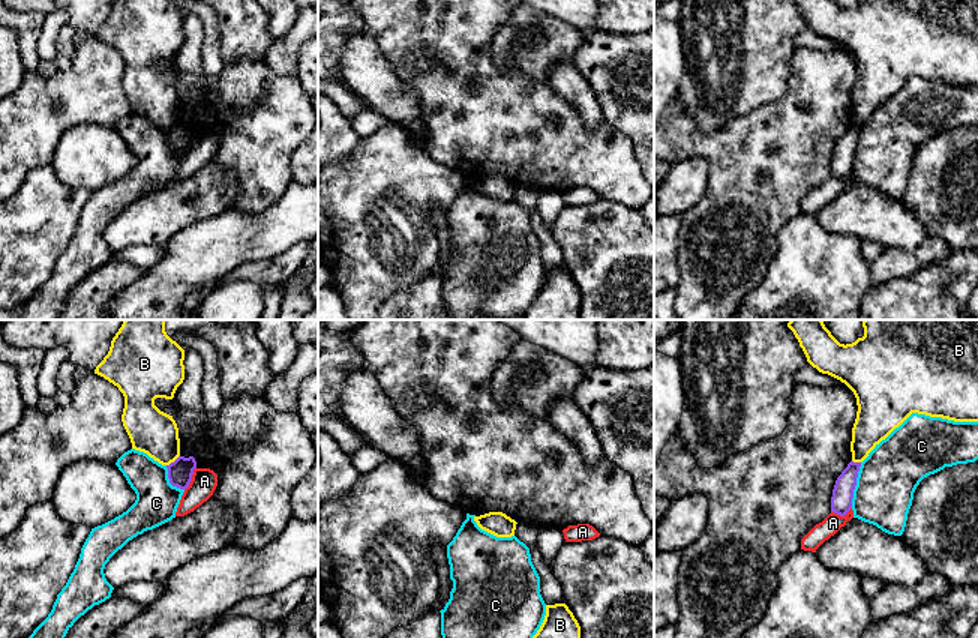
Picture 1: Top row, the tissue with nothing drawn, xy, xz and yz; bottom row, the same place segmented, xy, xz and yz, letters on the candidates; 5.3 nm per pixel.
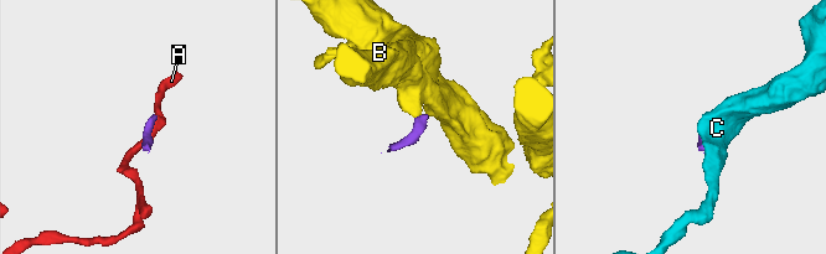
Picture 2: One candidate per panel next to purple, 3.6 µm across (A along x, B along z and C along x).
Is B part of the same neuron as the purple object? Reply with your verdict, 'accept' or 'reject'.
reject

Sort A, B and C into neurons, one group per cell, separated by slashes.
A / B / C

